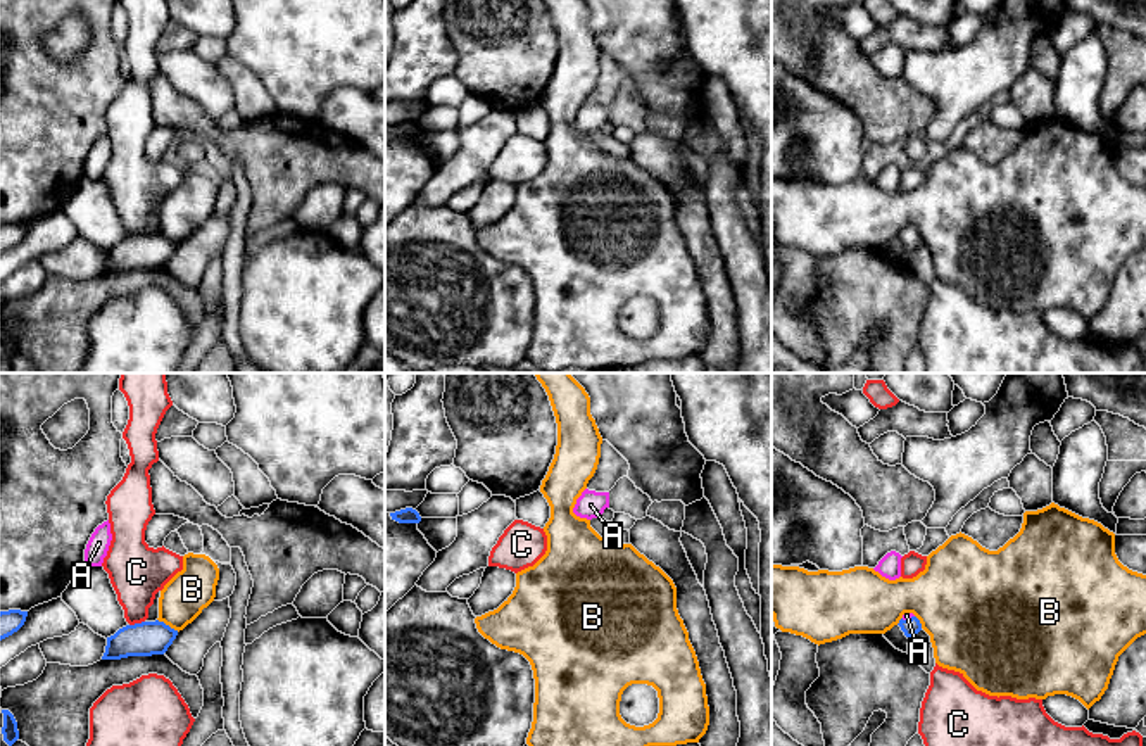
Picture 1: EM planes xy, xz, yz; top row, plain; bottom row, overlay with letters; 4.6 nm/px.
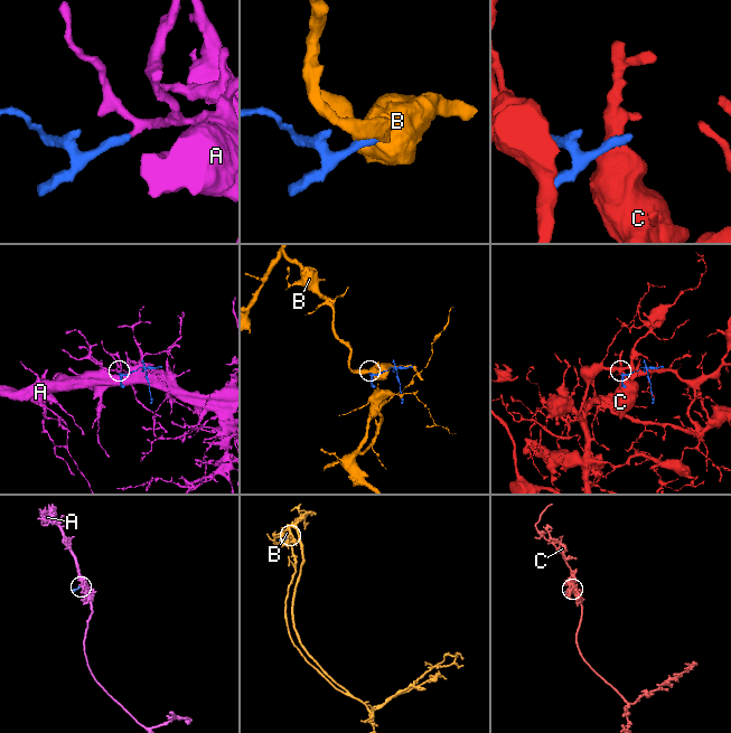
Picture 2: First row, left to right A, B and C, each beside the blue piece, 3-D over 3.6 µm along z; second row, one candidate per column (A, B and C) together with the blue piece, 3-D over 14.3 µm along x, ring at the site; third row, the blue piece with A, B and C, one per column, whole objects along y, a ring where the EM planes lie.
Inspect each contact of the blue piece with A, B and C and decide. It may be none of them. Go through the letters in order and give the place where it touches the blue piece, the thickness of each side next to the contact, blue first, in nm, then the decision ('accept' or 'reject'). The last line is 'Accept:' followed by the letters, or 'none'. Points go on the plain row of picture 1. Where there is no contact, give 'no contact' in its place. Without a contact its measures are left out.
A: meets blue in yz at (906, 232); 80 nm thick on the blue side, 30 nm on the other; accept
B: meets blue in xy at (168, 239); 160 nm thick on the blue side, 200 nm on the other; reject
C: meets blue in xy at (137, 237); 160 nm thick on the blue side, 260 nm on the other; reject
Accept: A

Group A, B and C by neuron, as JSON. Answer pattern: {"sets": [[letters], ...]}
{"sets": [["A"], ["B"], ["C"]]}

